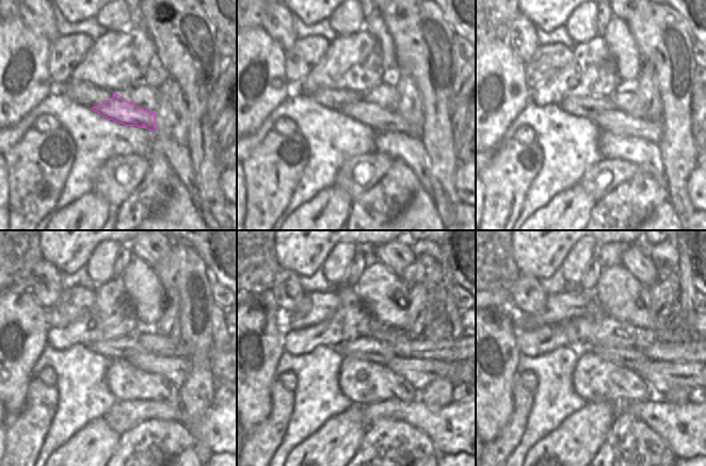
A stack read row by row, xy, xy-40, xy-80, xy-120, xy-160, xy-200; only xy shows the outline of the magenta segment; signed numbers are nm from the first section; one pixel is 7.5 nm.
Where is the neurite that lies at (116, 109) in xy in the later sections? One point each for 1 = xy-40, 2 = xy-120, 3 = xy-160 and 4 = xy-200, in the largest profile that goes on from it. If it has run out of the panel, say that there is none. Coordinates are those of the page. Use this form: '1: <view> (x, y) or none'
1: xy-40 (381, 121)
2: xy-120 (175, 369)
3: xy-160 (419, 372)
4: xy-200 (662, 375)

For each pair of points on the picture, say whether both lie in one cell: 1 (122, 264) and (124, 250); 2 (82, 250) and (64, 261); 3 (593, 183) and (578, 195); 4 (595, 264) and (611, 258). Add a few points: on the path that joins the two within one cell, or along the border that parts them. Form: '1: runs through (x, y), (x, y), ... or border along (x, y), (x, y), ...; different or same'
1: runs through (122, 261), (124, 253); same
2: runs through (78, 252), (74, 256), (68, 257); same
3: border along (578, 182), (595, 202); different
4: border along (596, 254), (604, 268); different

